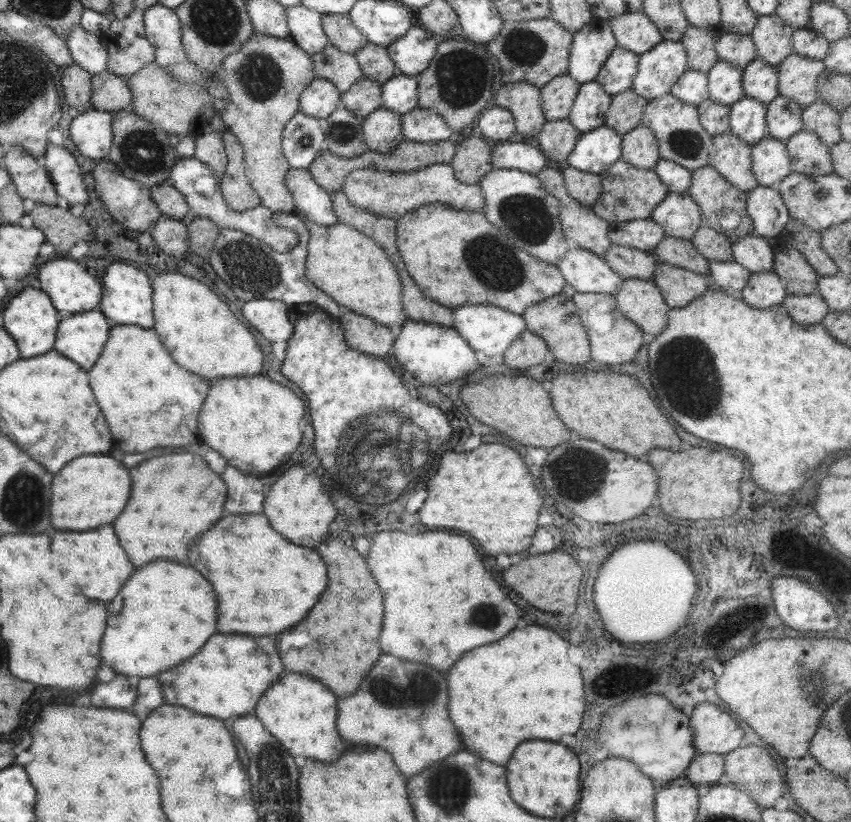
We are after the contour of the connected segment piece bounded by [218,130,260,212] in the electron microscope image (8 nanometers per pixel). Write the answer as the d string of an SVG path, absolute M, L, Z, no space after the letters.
M228 130L221 132L227 164L218 185L225 204L232 211L243 212L260 204L259 197L244 175L241 145Z

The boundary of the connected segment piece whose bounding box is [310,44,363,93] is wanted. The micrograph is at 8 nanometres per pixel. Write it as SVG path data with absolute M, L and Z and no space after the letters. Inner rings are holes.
M331 44L310 58L315 75L331 82L340 93L363 76L354 54L341 52Z

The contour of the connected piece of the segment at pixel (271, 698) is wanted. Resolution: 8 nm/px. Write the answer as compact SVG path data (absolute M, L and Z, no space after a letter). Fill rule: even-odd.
M289 672L279 674L279 678L271 682L269 688L259 696L251 712L291 756L329 764L335 762L345 750L346 743L339 738L335 730L335 696L319 682L313 682L307 676Z

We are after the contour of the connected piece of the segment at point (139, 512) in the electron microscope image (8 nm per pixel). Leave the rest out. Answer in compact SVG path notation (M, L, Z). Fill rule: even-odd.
M167 454L141 462L129 470L131 496L123 512L115 518L113 530L119 546L129 556L135 568L151 560L187 562L187 544L219 520L225 502L225 484L191 454Z

